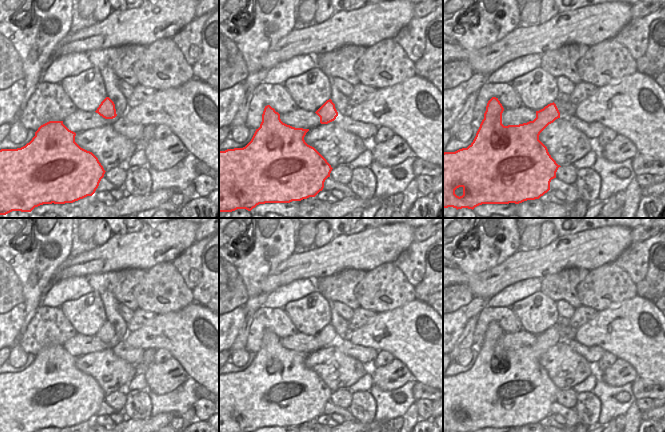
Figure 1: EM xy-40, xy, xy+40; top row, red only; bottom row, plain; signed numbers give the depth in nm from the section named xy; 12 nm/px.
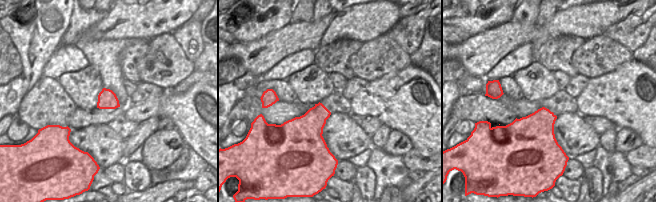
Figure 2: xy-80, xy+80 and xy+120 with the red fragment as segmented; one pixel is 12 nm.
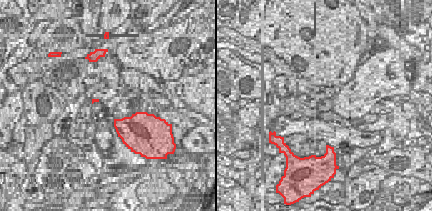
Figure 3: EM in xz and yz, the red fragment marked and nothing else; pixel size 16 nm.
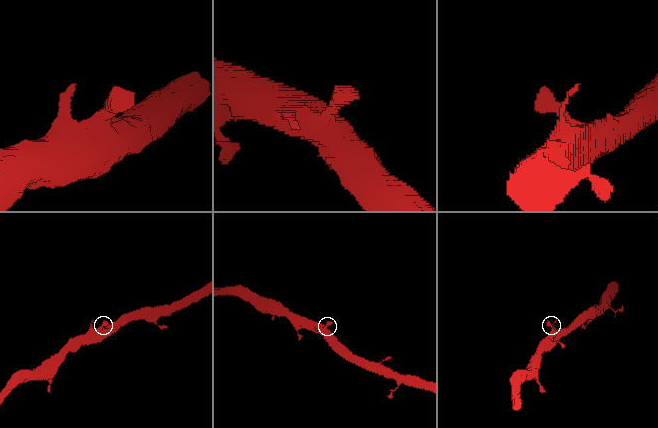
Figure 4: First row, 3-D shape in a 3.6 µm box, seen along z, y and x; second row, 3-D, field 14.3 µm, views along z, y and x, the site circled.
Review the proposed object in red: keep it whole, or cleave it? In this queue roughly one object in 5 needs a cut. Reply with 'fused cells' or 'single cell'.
single cell

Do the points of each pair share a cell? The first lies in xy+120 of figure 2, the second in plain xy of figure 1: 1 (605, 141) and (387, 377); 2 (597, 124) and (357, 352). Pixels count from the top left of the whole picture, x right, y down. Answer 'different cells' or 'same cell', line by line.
1: different cells
2: same cell

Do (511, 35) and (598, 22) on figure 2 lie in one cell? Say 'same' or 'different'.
same

